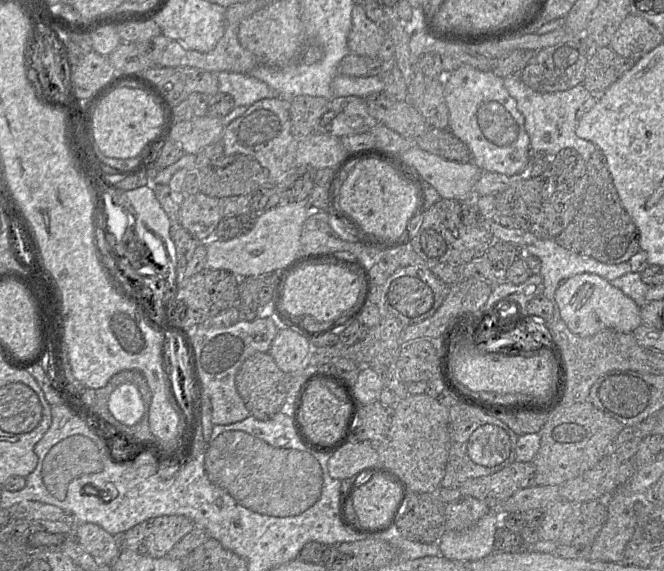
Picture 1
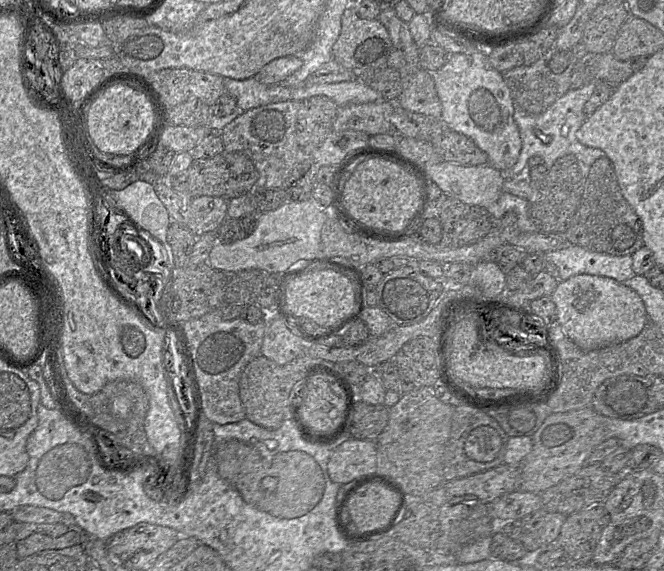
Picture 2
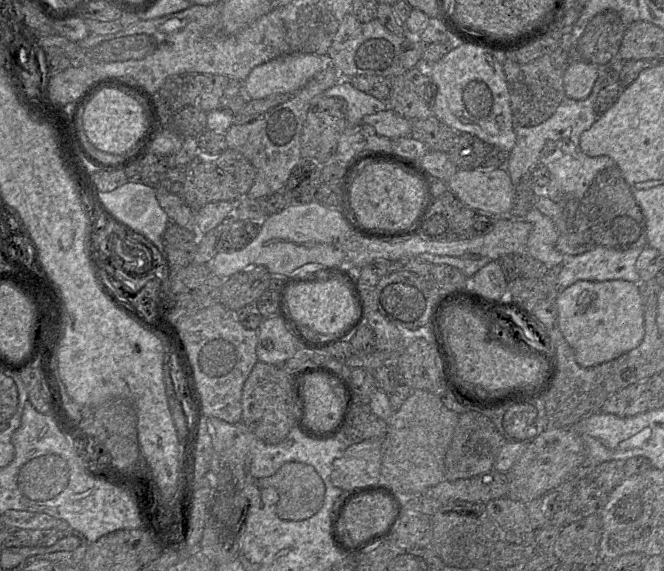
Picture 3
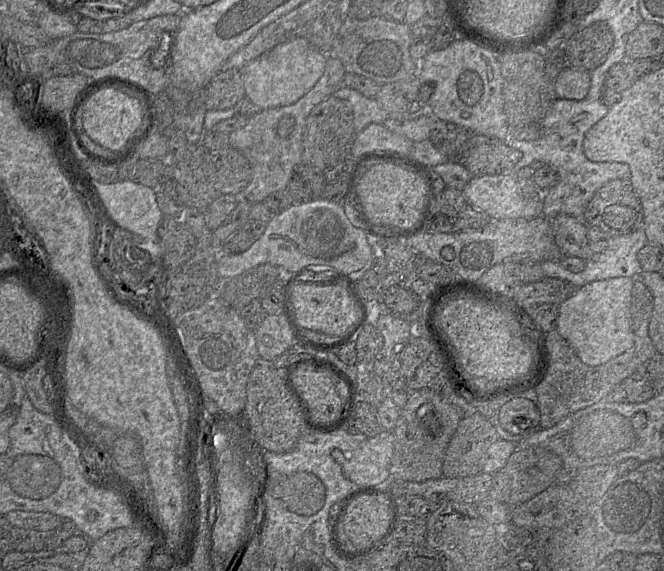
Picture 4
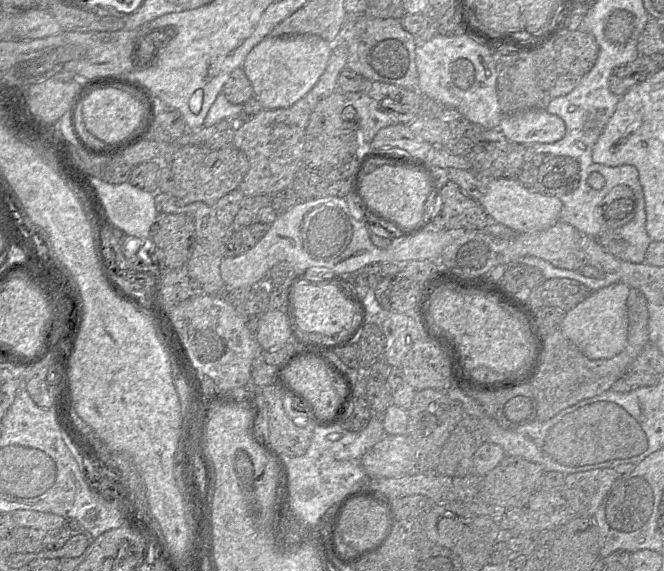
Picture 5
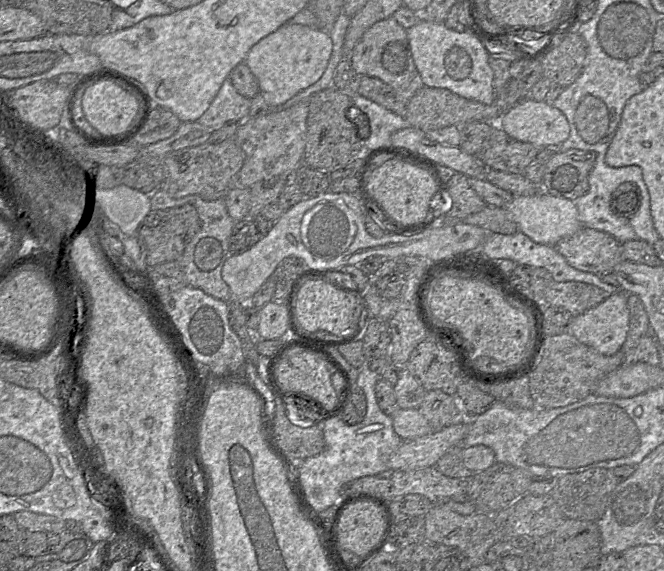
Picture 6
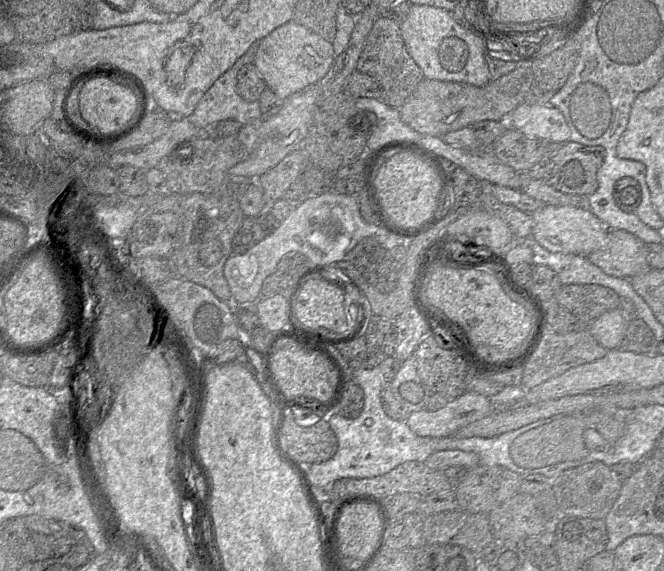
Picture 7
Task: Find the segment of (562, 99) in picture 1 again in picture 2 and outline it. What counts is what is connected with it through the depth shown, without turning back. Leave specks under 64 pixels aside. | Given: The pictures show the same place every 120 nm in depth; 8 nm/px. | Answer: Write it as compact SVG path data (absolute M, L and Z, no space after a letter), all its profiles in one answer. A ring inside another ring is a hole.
M589 81L578 89L570 89L542 114L527 114L514 103L514 121L520 133L521 151L509 173L504 173L505 176L526 176L527 161L532 156L541 158L542 164L548 170L558 158L574 155L586 180L591 165L598 158L605 156L601 149L585 146L576 138L577 130L587 117L584 113L584 105L591 97L597 82Z

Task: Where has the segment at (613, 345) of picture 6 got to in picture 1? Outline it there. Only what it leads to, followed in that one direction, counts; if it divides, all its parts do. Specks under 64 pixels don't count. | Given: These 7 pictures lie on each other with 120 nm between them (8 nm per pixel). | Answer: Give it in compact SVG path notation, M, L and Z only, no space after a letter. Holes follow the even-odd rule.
M594 273L576 274L562 282L555 292L555 301L569 330L582 337L605 329L629 334L642 324L640 307L609 281Z

